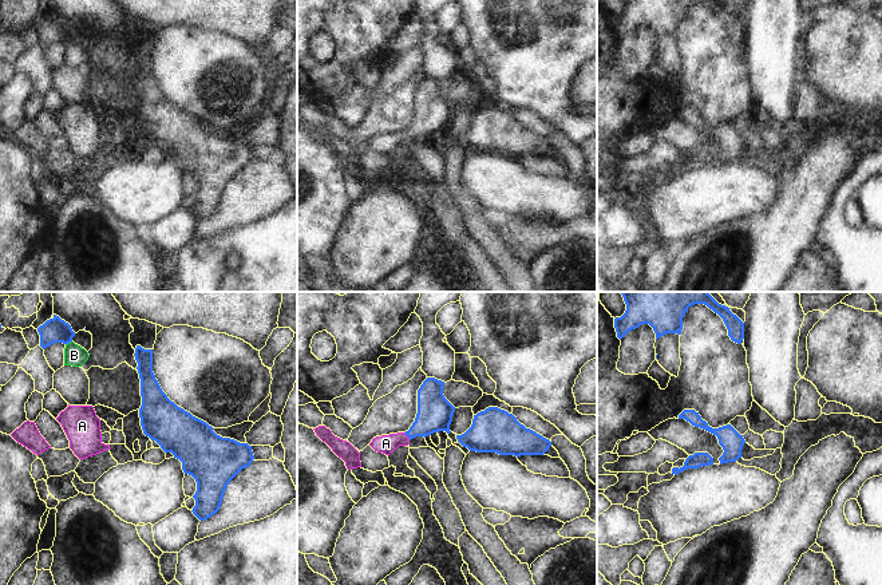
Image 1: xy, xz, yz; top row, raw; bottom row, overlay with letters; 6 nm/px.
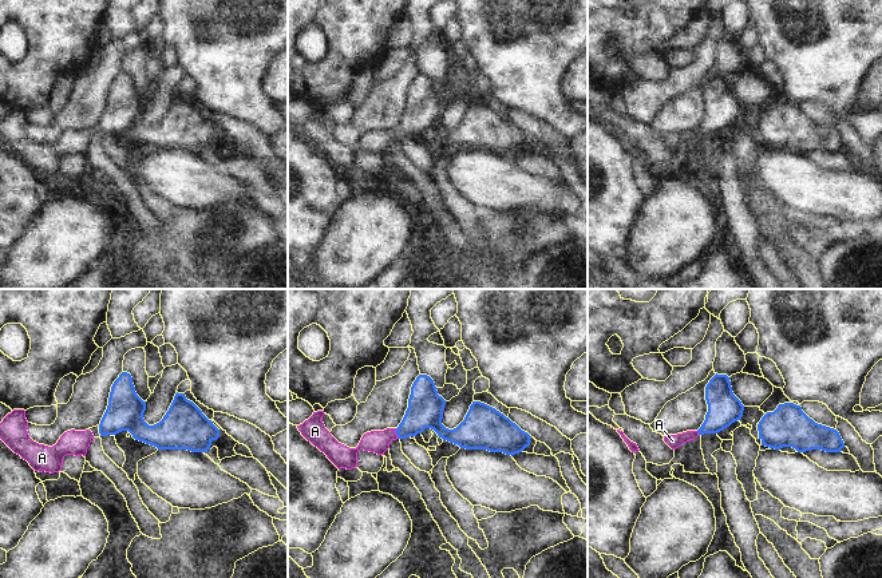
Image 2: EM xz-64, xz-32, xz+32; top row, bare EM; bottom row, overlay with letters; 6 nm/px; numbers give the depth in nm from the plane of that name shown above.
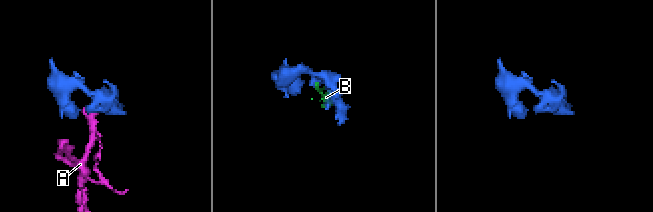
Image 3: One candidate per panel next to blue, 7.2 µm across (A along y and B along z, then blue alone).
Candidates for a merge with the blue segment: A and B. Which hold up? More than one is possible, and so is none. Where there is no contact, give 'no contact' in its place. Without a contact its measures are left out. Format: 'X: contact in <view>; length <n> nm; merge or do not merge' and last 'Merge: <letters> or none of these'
A: contact in xz; length 60 nm; merge
B: contact in xy; length 50 nm; do not merge
Merge: A

